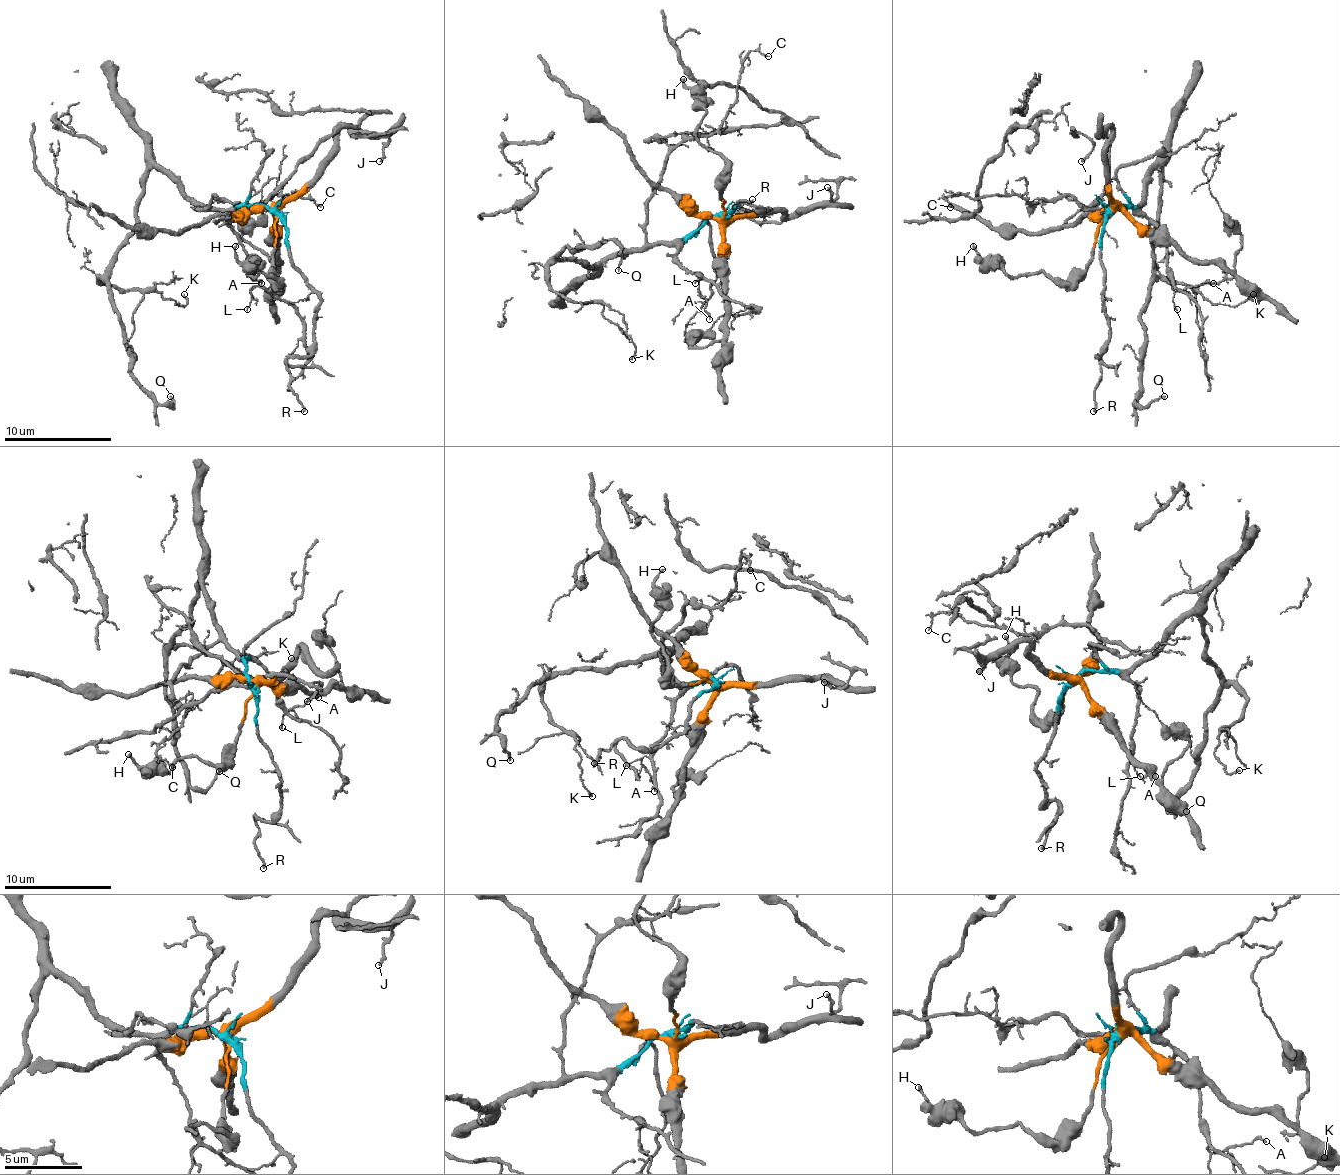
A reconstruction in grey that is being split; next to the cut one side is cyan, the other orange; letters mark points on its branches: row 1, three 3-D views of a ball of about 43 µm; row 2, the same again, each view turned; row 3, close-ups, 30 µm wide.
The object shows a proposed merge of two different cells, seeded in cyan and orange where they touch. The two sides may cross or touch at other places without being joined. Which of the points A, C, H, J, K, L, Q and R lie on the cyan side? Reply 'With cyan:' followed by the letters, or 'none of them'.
With cyan: A, C, K, L, Q, R

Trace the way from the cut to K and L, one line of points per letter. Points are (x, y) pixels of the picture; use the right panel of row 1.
K: (1109, 210), (1136, 207), (1154, 167), (1154, 272), (1211, 304), (1232, 307), (1254, 293)
L: (1109, 210), (1111, 205), (1130, 205), (1149, 218), (1162, 234), (1176, 309)

